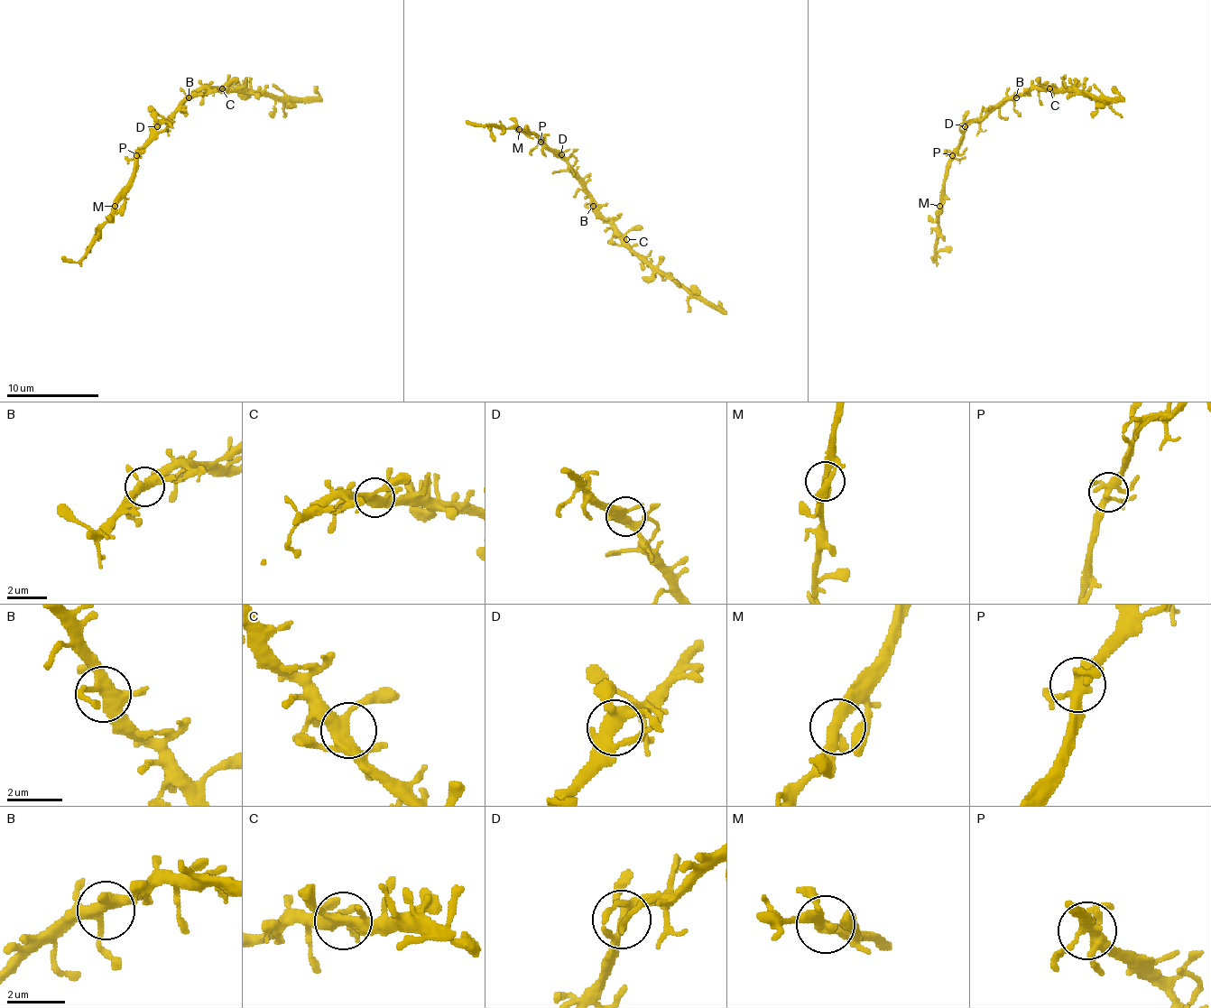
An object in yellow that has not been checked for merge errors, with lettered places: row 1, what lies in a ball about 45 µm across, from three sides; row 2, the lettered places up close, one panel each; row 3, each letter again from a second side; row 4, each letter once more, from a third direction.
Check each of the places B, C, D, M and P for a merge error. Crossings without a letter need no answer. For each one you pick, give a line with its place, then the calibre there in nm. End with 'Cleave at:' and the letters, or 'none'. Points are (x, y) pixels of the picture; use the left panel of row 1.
Cleave at: none

